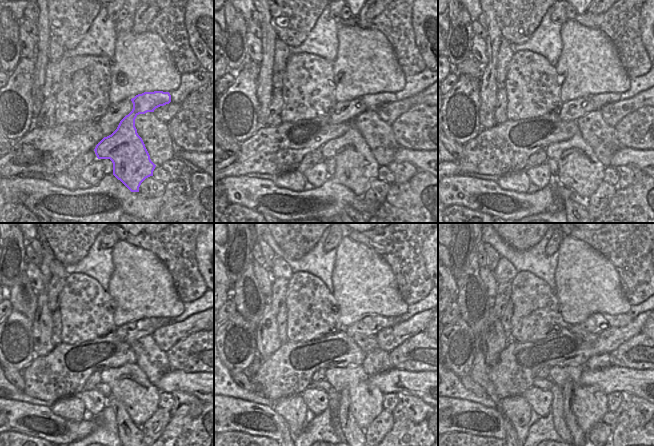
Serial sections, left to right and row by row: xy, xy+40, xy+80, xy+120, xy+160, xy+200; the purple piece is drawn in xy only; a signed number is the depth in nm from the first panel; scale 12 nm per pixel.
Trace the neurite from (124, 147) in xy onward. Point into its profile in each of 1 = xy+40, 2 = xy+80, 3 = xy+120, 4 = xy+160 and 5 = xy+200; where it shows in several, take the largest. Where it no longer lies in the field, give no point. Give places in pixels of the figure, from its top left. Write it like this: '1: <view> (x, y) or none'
1: xy+40 (356, 166)
2: xy+80 (579, 169)
3: xy+120 (129, 385)
4: xy+160 (366, 399)
5: xy+200 (589, 403)

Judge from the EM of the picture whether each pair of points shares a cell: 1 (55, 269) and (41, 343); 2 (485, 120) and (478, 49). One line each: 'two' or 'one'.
1: two
2: two

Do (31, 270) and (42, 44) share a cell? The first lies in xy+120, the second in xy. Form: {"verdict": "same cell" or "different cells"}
{"verdict": "different cells"}

